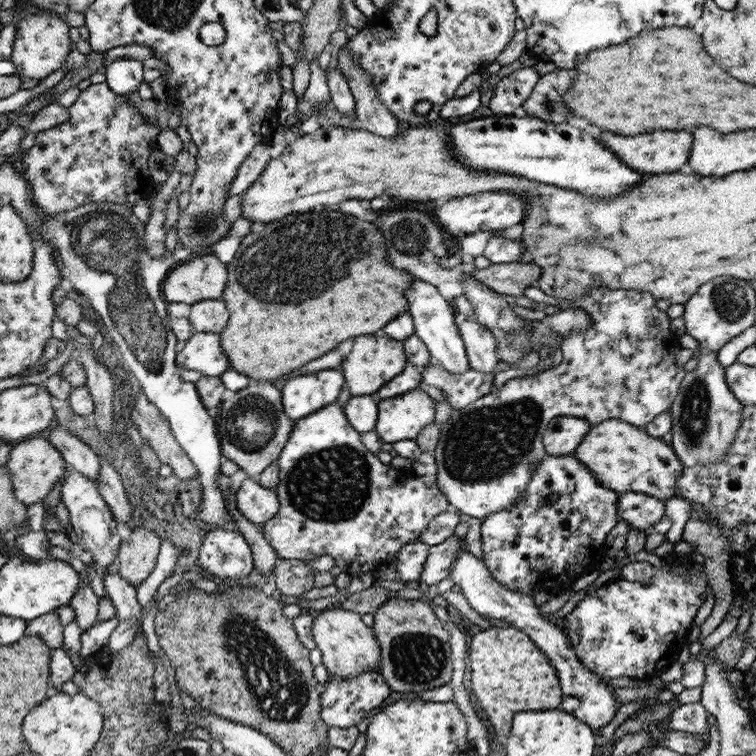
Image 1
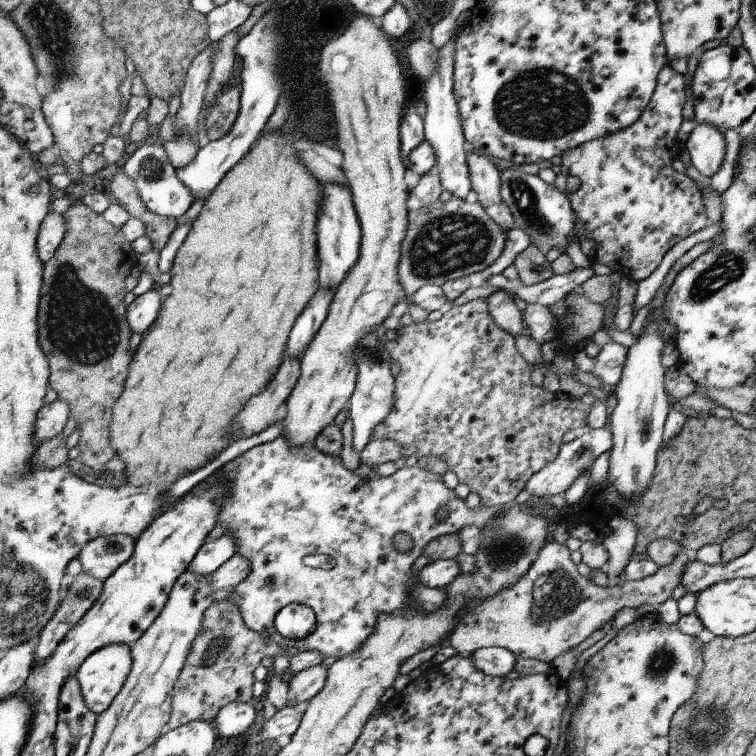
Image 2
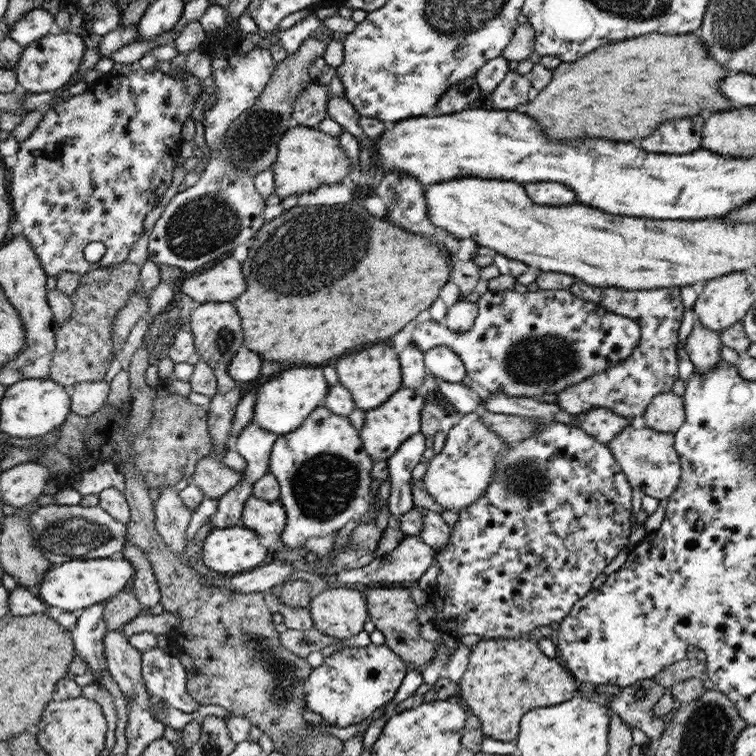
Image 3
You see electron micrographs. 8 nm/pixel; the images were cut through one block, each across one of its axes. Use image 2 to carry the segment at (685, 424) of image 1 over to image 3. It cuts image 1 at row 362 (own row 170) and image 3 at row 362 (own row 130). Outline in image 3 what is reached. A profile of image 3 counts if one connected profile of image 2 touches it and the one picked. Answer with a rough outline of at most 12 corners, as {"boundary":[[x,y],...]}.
{"boundary":[[698,322],[685,342],[695,373],[722,361],[718,332]]}

